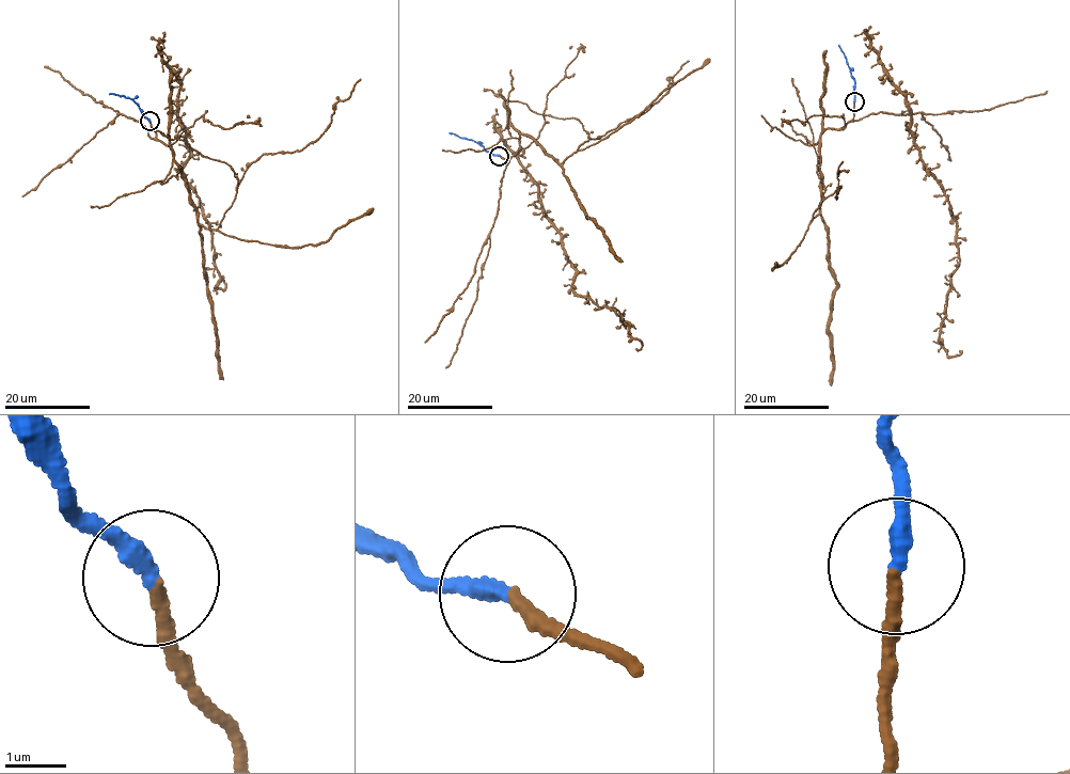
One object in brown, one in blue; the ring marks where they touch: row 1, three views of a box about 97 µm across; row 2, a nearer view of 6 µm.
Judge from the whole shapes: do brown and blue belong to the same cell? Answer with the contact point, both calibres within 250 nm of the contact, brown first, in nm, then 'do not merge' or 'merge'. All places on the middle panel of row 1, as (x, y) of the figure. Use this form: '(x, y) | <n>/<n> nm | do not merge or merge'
(499, 156) | 220/300 nm | merge

